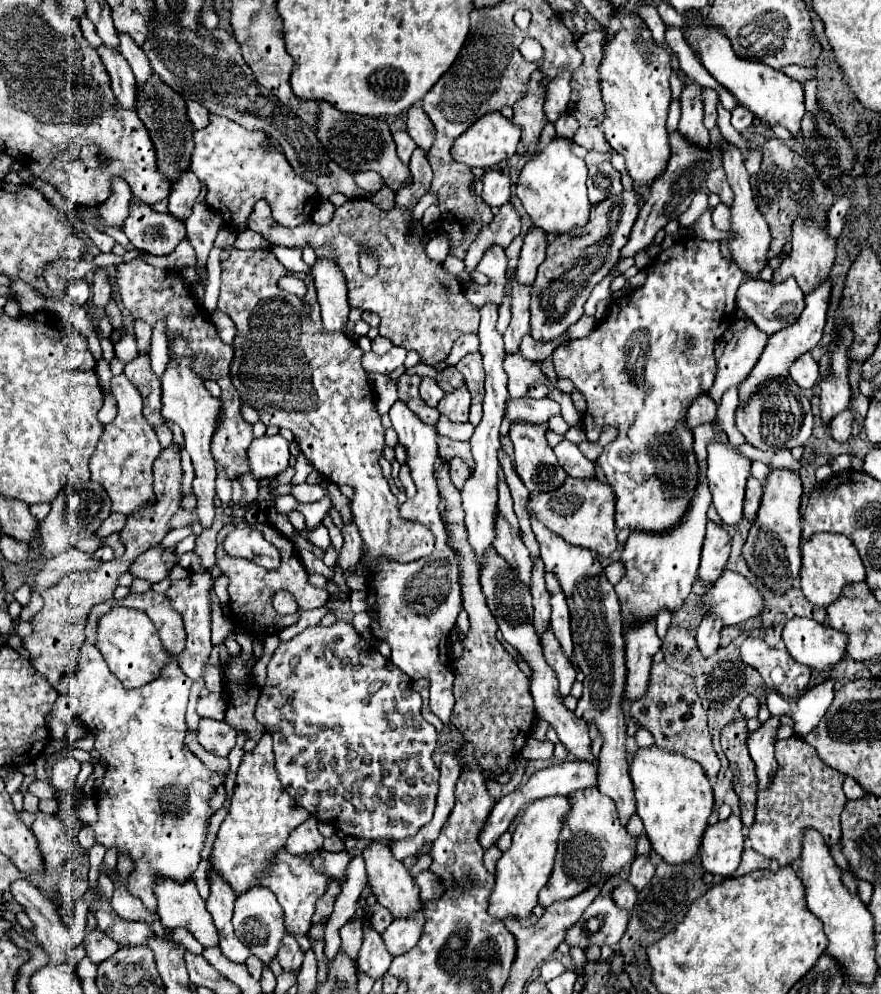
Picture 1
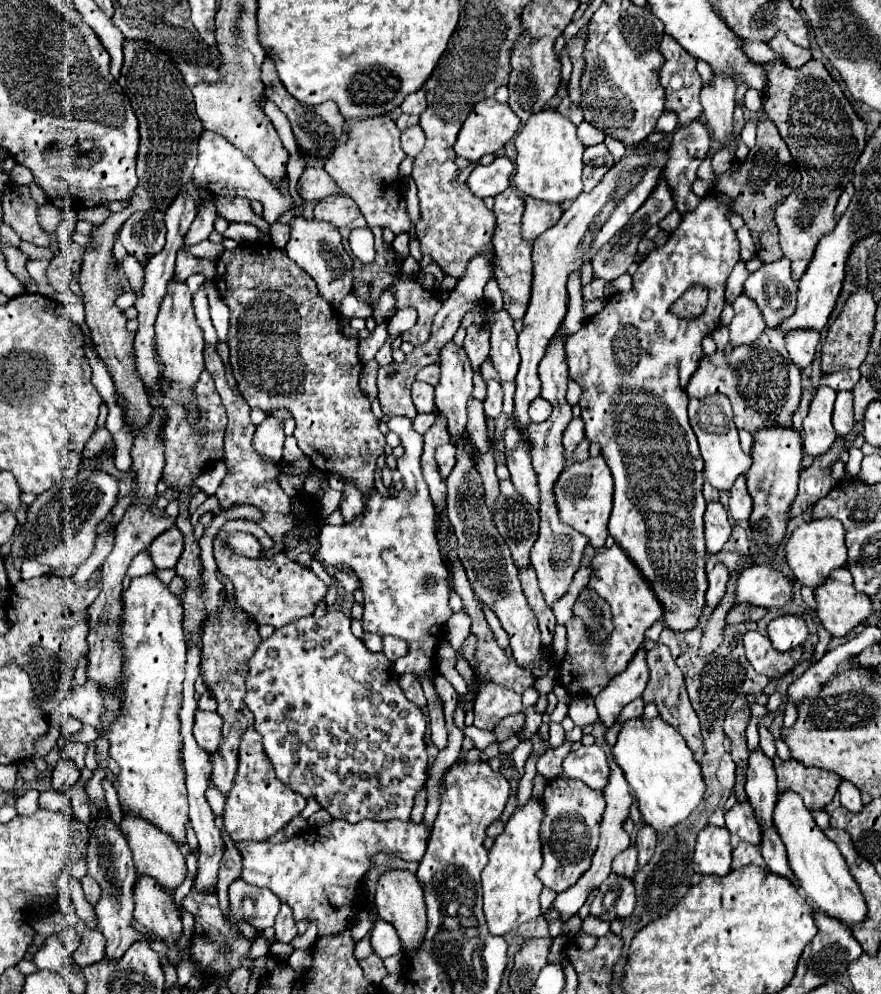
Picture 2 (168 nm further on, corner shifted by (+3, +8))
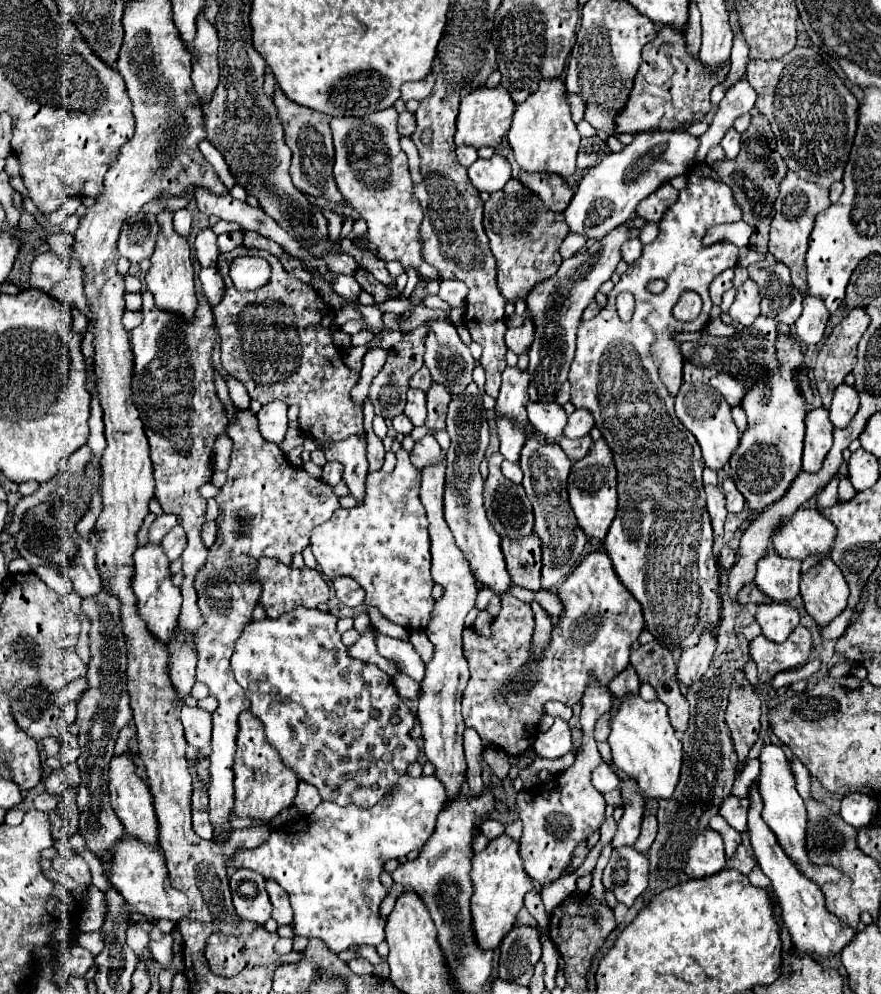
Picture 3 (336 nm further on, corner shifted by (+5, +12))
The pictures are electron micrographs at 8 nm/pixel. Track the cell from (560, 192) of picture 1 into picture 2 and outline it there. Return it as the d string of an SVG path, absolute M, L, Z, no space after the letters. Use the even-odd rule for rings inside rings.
M540 111L526 121L522 131L516 135L516 169L514 169L514 187L522 191L522 197L534 197L546 203L564 205L566 201L574 201L582 193L582 153L584 145L576 137L576 127L556 115L556 111Z

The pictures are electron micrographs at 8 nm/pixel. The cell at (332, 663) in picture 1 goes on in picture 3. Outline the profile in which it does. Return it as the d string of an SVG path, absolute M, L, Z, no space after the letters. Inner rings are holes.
M296 607L294 611L286 613L286 615L280 615L278 619L262 619L262 621L252 621L250 625L244 627L240 639L236 641L236 651L232 655L232 671L236 675L236 681L244 687L246 691L246 697L252 701L252 713L256 717L262 719L264 727L266 727L266 737L268 737L268 743L278 749L282 761L292 767L302 781L314 785L322 799L324 801L332 801L336 805L348 805L348 803L354 803L354 805L360 805L360 807L374 807L378 801L382 801L386 797L386 793L390 791L392 785L398 783L398 779L406 773L406 767L418 759L418 745L414 743L414 739L408 735L410 729L414 727L414 715L410 713L410 709L404 705L404 701L398 697L394 685L392 685L392 679L380 671L376 665L370 665L370 663L362 663L354 657L350 657L346 653L346 647L344 643L340 641L340 635L336 631L336 621L338 617L330 615L330 613L322 613L318 609L306 609L306 607Z

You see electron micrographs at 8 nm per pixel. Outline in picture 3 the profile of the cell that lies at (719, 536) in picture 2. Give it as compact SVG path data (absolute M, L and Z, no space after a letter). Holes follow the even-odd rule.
M706 485L704 487L706 491L706 501L708 501L708 513L710 513L710 519L712 519L712 529L714 529L714 535L722 535L724 529L724 519L726 519L726 499L724 499L724 493L720 491L720 487L716 485Z

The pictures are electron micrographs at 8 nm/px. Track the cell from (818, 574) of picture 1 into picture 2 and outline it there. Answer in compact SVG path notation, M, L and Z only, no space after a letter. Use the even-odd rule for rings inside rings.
M832 517L802 523L786 541L786 561L800 585L806 585L810 589L820 587L820 583L824 583L824 579L836 567L844 567L848 563L842 523Z

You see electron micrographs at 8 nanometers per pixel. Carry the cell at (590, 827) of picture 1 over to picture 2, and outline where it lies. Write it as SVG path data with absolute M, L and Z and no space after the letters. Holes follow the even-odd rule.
M574 779L550 781L542 795L546 817L542 821L542 853L544 867L538 877L544 887L562 893L572 887L592 865L592 855L598 847L598 827L604 815L604 795L602 791L590 789L588 785Z

